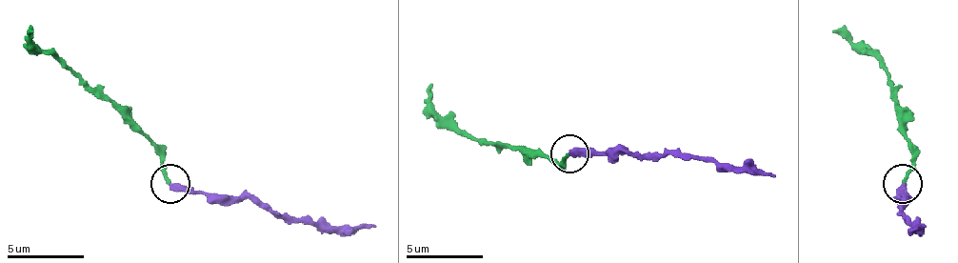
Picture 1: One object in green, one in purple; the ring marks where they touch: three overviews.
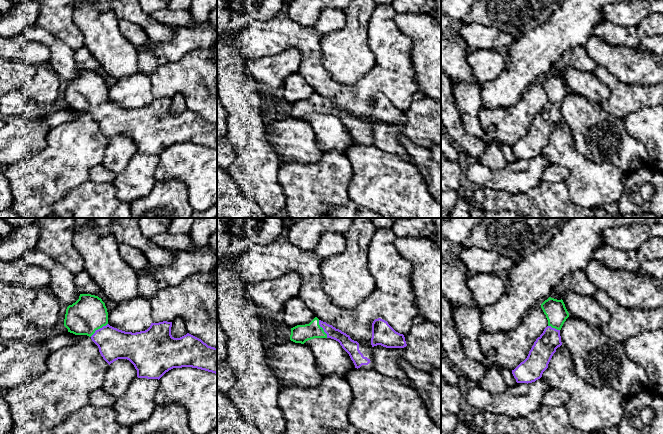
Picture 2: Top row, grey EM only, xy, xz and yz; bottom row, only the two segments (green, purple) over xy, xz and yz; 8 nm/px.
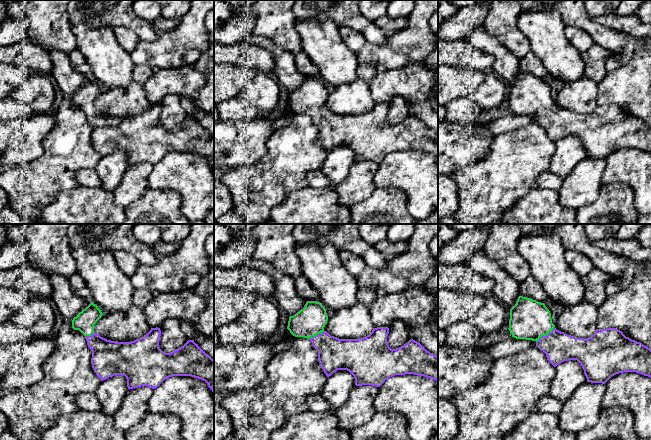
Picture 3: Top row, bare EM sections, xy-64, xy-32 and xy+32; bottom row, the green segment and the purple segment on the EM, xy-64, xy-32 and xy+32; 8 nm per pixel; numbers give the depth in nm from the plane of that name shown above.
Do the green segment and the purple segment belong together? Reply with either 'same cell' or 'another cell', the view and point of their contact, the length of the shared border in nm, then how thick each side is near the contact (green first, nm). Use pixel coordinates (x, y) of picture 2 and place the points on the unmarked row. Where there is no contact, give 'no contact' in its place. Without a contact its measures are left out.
same cell; contact xz (322, 105); length 160 nm; calibres 140 and 100 nm

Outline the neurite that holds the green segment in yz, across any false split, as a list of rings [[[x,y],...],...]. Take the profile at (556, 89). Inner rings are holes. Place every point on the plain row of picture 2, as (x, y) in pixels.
[[[549,73],[541,80],[541,84],[548,102],[534,118],[527,134],[512,146],[517,159],[528,160],[540,155],[556,125],[562,121],[560,106],[569,93],[563,76]]]

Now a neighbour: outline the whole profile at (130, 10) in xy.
[[[74,0],[76,9],[94,8],[101,12],[111,10],[118,20],[127,20],[140,26],[148,38],[156,42],[171,41],[175,28],[156,21],[141,7],[139,0]]]

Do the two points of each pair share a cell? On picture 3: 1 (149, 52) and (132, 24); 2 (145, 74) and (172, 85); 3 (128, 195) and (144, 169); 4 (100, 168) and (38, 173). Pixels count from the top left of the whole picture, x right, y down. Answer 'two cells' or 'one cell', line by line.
1: two cells
2: two cells
3: one cell
4: two cells

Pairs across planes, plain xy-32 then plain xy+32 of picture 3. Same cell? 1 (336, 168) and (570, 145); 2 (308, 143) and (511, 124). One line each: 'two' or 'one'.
1: one
2: two

